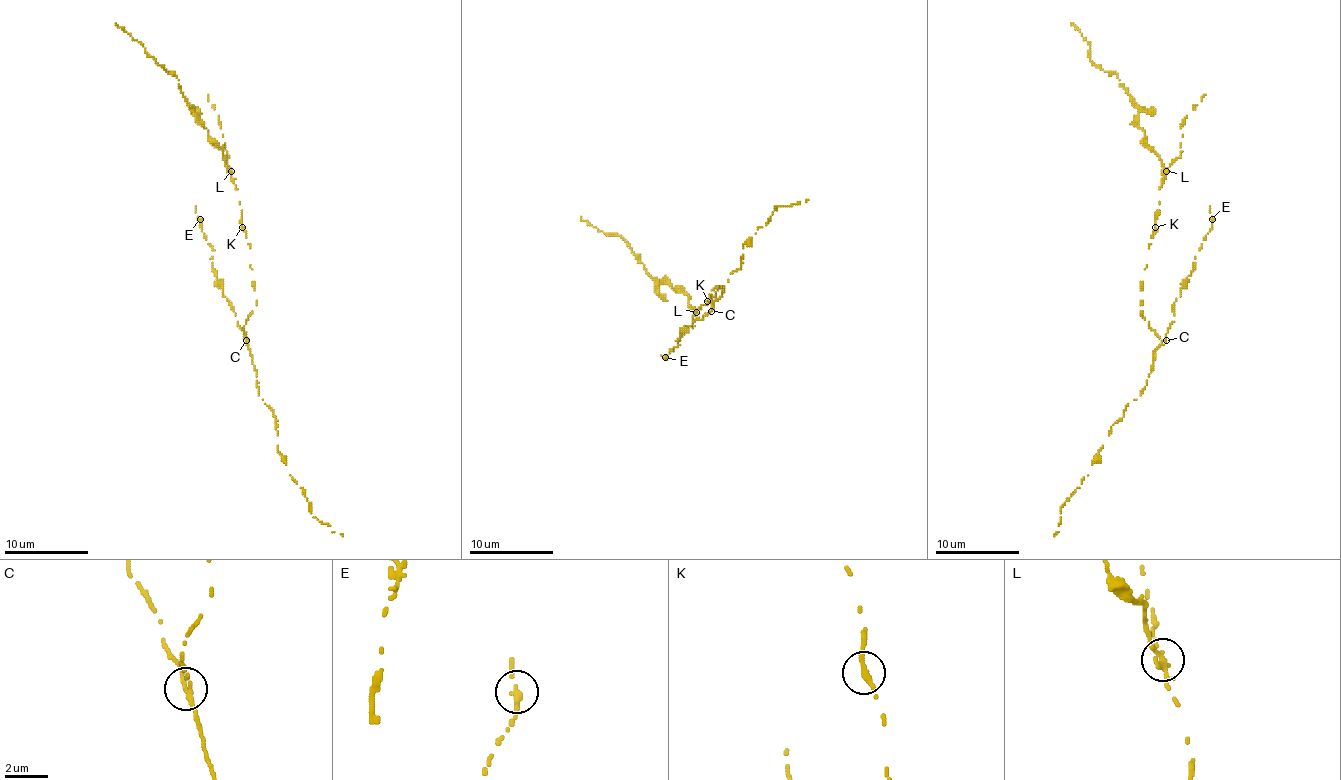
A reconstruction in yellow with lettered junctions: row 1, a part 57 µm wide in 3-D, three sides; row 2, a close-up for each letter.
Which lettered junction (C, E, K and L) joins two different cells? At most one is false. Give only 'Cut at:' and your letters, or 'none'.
Cut at: L

